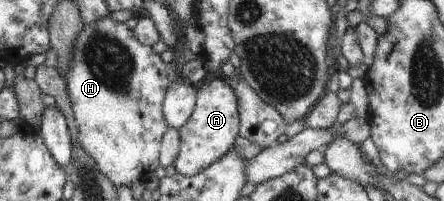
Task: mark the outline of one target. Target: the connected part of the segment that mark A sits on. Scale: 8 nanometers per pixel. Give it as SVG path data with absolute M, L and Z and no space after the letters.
M223 78L200 83L196 90L196 104L189 121L180 127L180 148L173 165L184 176L196 176L213 162L220 160L239 136L240 115L234 91Z

